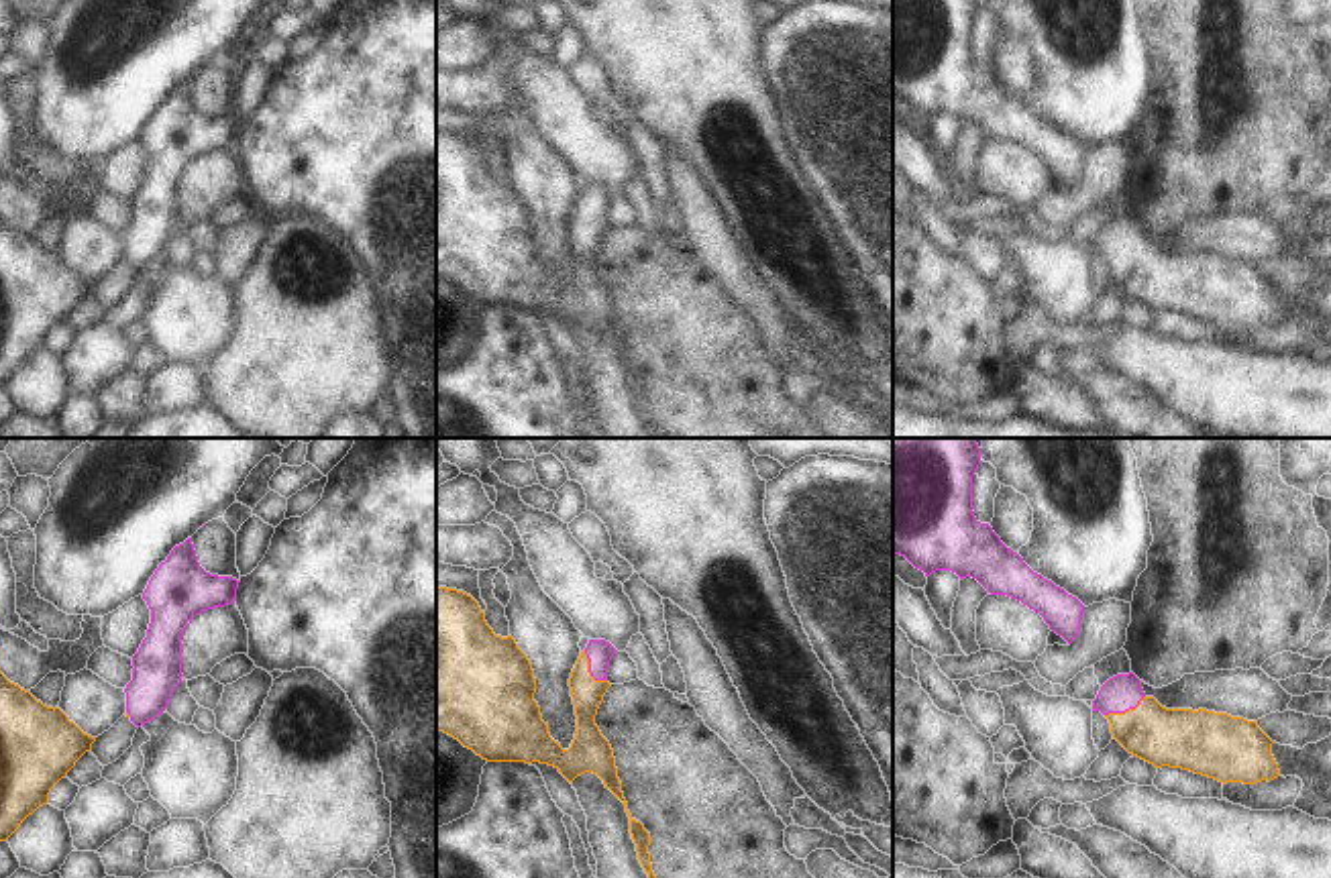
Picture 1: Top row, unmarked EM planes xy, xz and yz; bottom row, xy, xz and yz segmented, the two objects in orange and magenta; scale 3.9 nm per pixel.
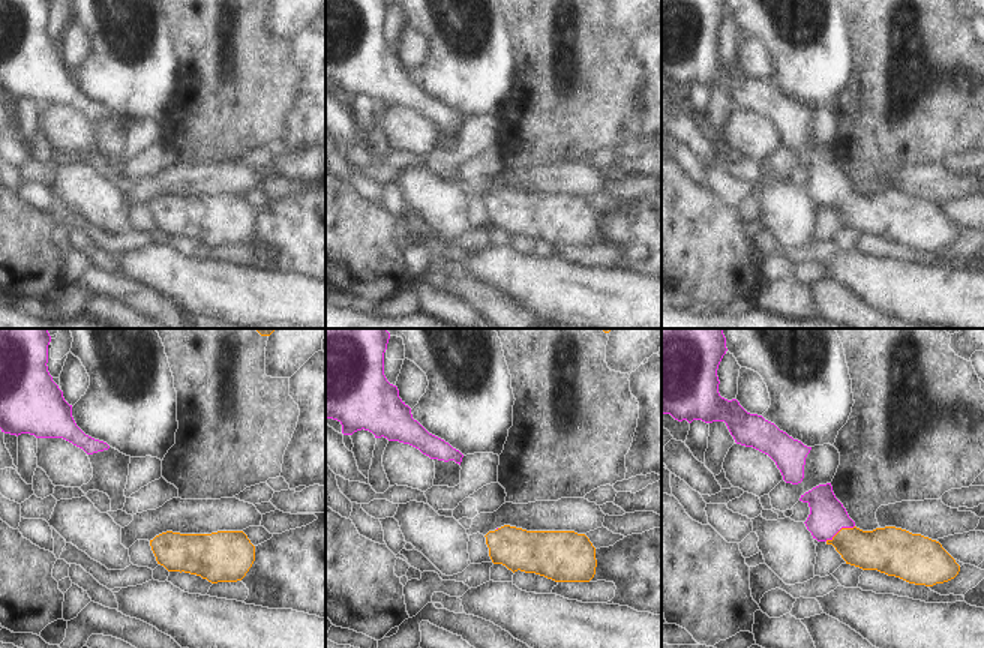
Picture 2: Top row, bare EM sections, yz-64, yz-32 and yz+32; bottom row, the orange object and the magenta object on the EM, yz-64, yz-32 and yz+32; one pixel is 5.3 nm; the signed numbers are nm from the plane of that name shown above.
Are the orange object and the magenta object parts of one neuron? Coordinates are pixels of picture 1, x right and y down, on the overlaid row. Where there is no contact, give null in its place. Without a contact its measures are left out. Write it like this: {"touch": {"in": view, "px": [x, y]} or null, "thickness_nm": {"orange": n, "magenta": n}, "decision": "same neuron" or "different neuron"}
{"touch": {"in": "yz", "px": [1126, 711]}, "thickness_nm": {"orange": 240, "magenta": 140}, "decision": "same neuron"}

